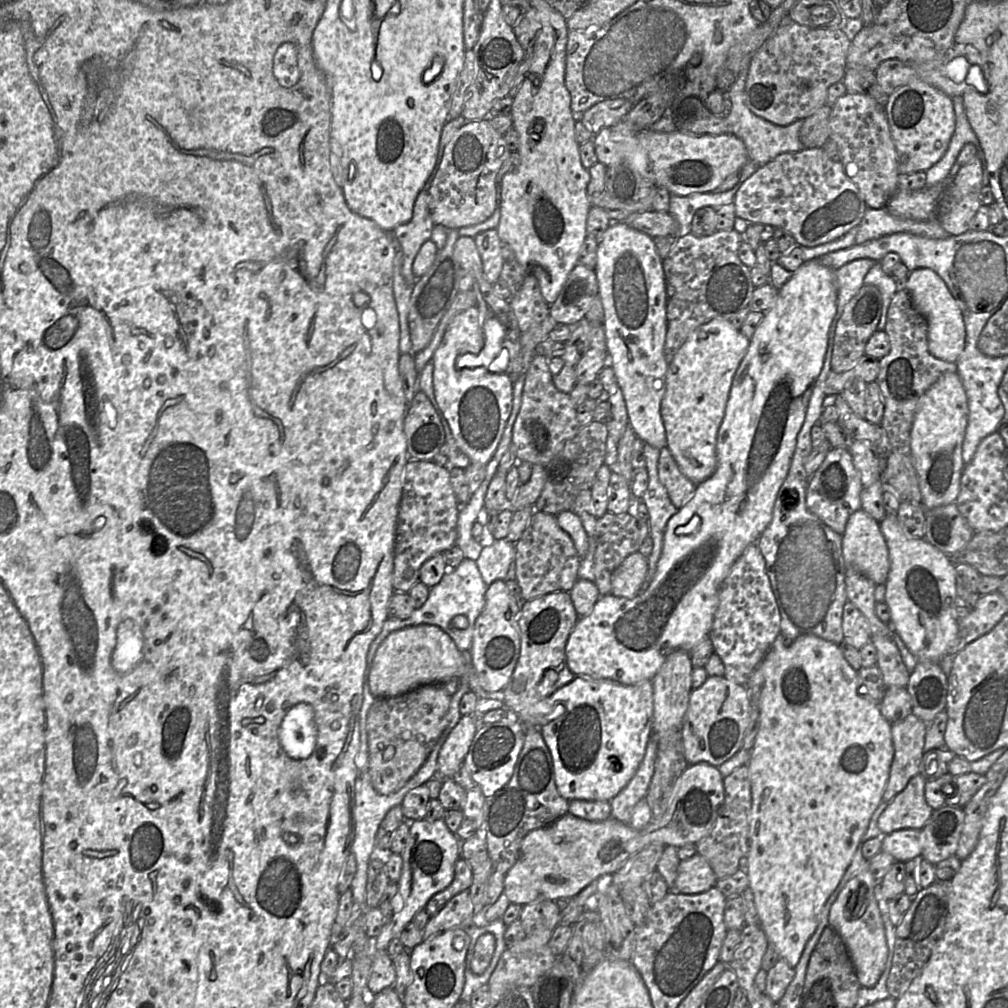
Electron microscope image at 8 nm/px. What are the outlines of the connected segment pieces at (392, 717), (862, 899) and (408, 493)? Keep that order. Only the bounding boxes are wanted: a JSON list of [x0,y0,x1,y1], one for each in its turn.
[[367,684,451,795],[828,861,888,987],[394,460,460,592]]

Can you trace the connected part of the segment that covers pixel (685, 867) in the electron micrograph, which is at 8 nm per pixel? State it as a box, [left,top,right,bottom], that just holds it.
[673,853,717,894]

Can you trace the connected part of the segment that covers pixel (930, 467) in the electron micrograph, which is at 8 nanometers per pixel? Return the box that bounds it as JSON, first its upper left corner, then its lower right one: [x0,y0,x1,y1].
[911,375,968,510]

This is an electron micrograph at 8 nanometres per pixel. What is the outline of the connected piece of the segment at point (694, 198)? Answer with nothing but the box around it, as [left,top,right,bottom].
[669,184,742,237]

